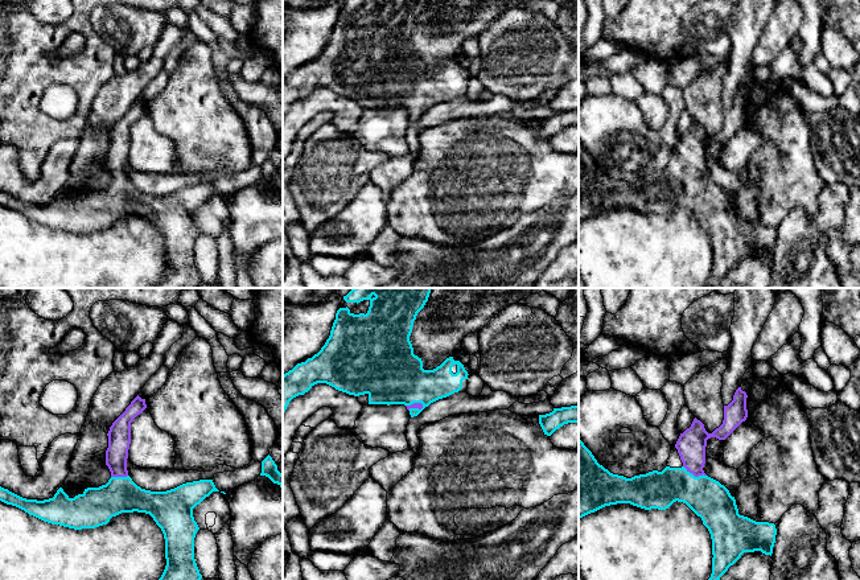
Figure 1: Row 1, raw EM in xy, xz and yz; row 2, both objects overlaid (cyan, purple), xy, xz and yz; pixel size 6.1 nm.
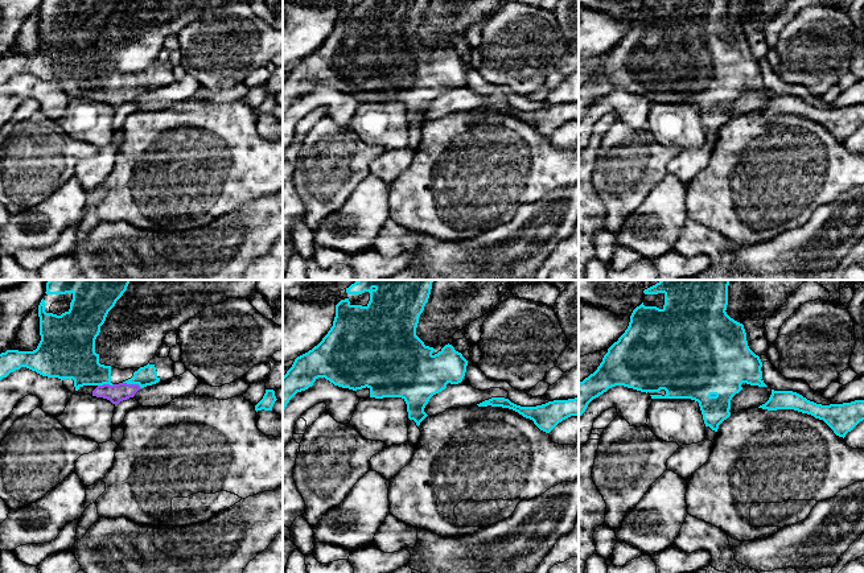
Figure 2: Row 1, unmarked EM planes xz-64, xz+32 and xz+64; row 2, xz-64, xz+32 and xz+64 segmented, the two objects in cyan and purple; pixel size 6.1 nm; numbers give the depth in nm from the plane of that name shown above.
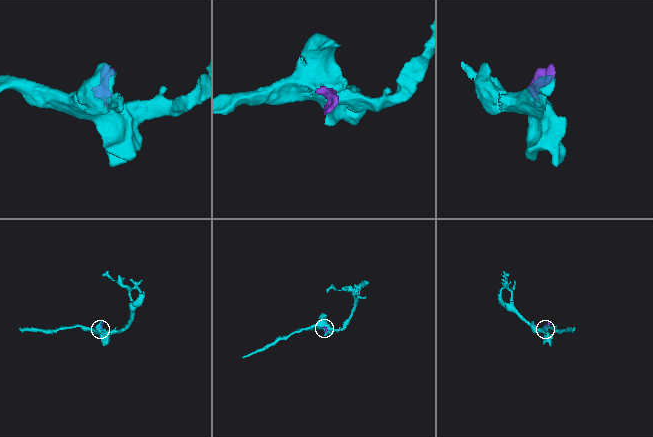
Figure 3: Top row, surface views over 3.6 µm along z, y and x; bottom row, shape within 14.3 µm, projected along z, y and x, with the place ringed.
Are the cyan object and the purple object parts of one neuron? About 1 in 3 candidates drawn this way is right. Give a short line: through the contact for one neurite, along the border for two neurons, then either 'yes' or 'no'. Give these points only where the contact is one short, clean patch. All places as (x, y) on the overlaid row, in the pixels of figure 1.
yz (710, 500), (694, 484), (694, 476), (691, 444) | yes

